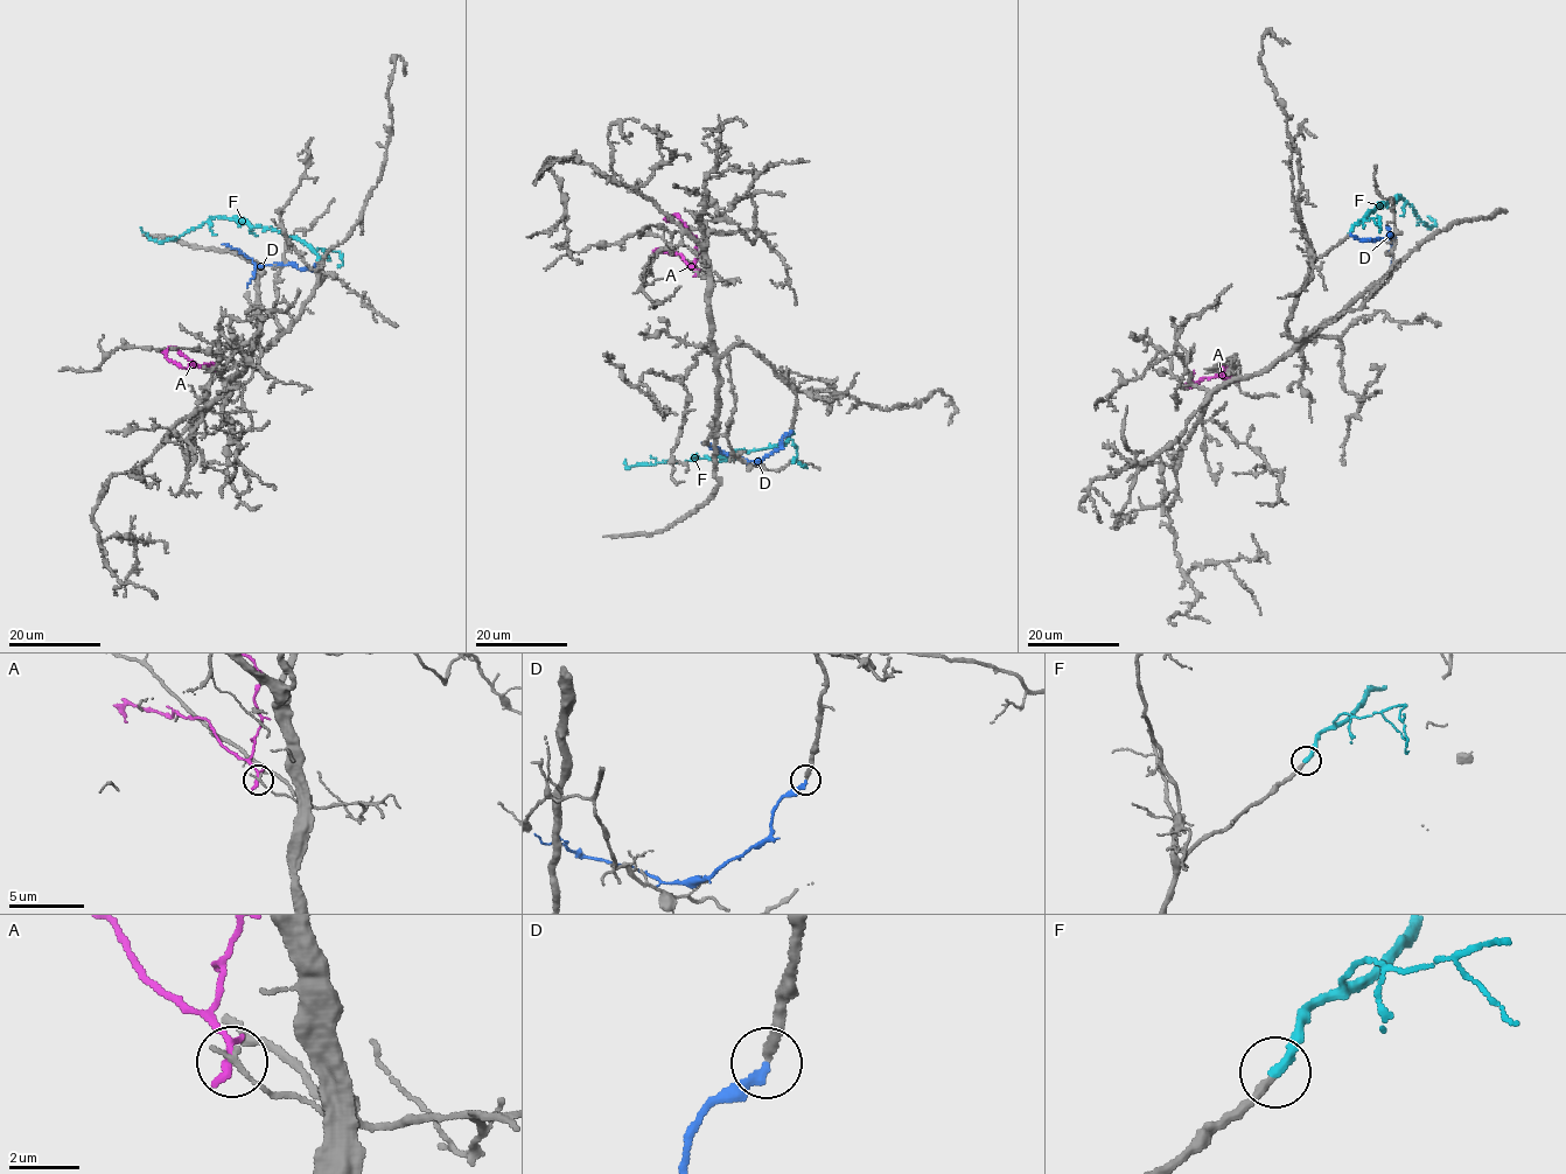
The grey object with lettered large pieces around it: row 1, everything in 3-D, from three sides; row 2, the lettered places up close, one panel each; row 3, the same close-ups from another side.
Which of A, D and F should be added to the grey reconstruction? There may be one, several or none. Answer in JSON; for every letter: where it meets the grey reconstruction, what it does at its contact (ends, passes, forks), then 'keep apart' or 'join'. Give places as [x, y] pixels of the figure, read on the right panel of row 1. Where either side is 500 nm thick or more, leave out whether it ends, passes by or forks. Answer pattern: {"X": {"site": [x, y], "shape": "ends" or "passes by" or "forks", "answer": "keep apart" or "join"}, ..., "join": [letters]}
{"A": {"site": [1235, 378], "shape": "ends", "answer": "keep apart"}, "D": {"site": [1349, 235], "shape": "ends", "answer": "keep apart"}, "F": {"site": [1349, 233], "shape": "ends", "answer": "join"}, "join": ["F"]}

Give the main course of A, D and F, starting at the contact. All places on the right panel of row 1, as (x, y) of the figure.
A: (1235, 378), (1202, 378), (1186, 389), (1194, 372)
D: (1349, 235), (1371, 239), (1391, 235), (1393, 242), (1388, 226)
F: (1349, 233), (1354, 225), (1377, 207), (1388, 205), (1391, 200), (1399, 197), (1431, 228), (1434, 221), (1427, 217)

